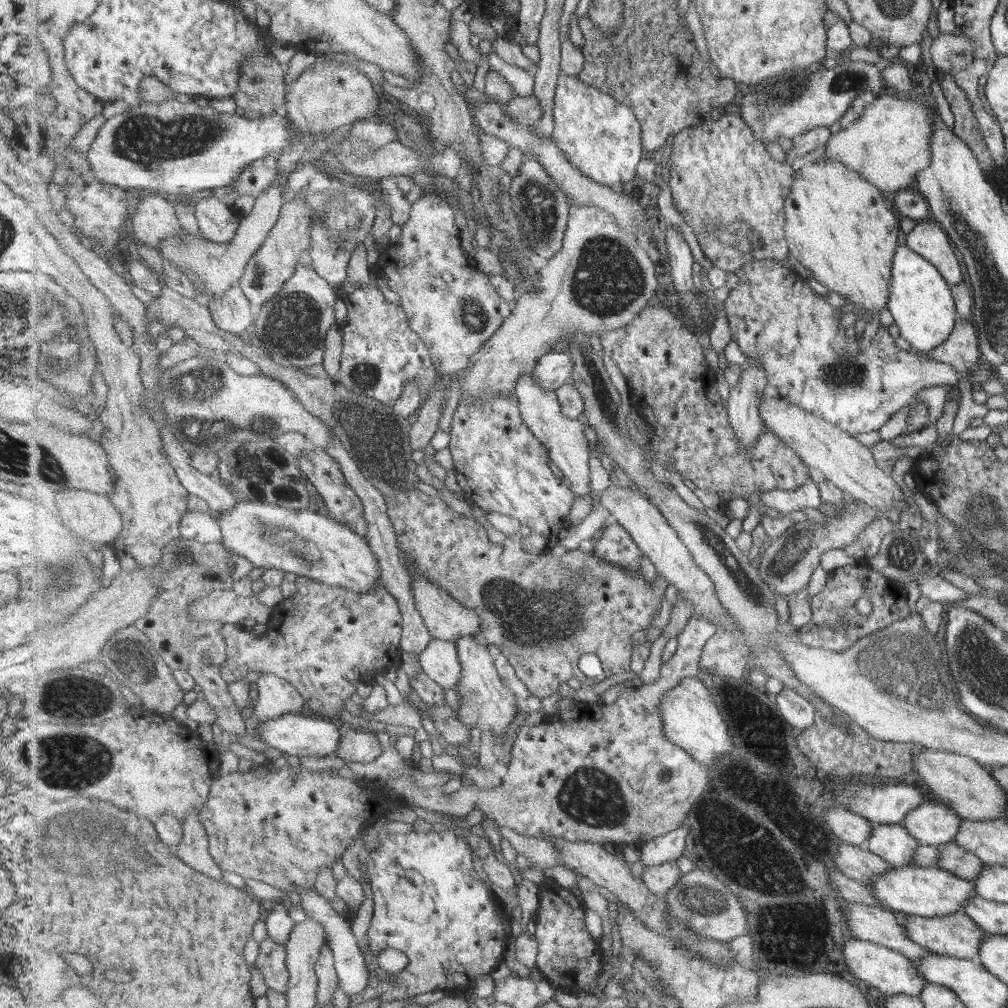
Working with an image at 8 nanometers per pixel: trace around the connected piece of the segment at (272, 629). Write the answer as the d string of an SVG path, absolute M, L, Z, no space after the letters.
M309 576L295 579L298 592L273 608L267 630L261 636L246 632L239 624L221 625L220 634L225 643L226 660L221 674L230 682L241 680L249 672L275 674L285 678L304 697L306 705L315 714L335 719L345 709L347 699L355 694L355 683L362 682L363 674L383 674L389 666L397 668L404 662L400 643L404 632L403 615L398 600L387 588L354 591L347 587L334 587Z

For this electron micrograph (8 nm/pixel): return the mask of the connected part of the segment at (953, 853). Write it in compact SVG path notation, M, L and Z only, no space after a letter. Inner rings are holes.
M949 841L941 846L936 867L961 880L973 881L979 875L983 864L971 851L960 847L955 841Z

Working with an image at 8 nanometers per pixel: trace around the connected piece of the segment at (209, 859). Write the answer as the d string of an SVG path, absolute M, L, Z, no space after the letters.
M193 814L185 818L184 836L179 846L179 858L195 868L199 872L205 873L215 880L222 880L223 870L217 864L210 851L210 840L205 826L201 824L201 814Z

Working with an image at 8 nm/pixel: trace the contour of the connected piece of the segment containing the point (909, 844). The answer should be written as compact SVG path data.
M873 824L873 833L869 837L868 848L880 856L893 868L911 866L911 855L917 847L917 840L900 824Z

